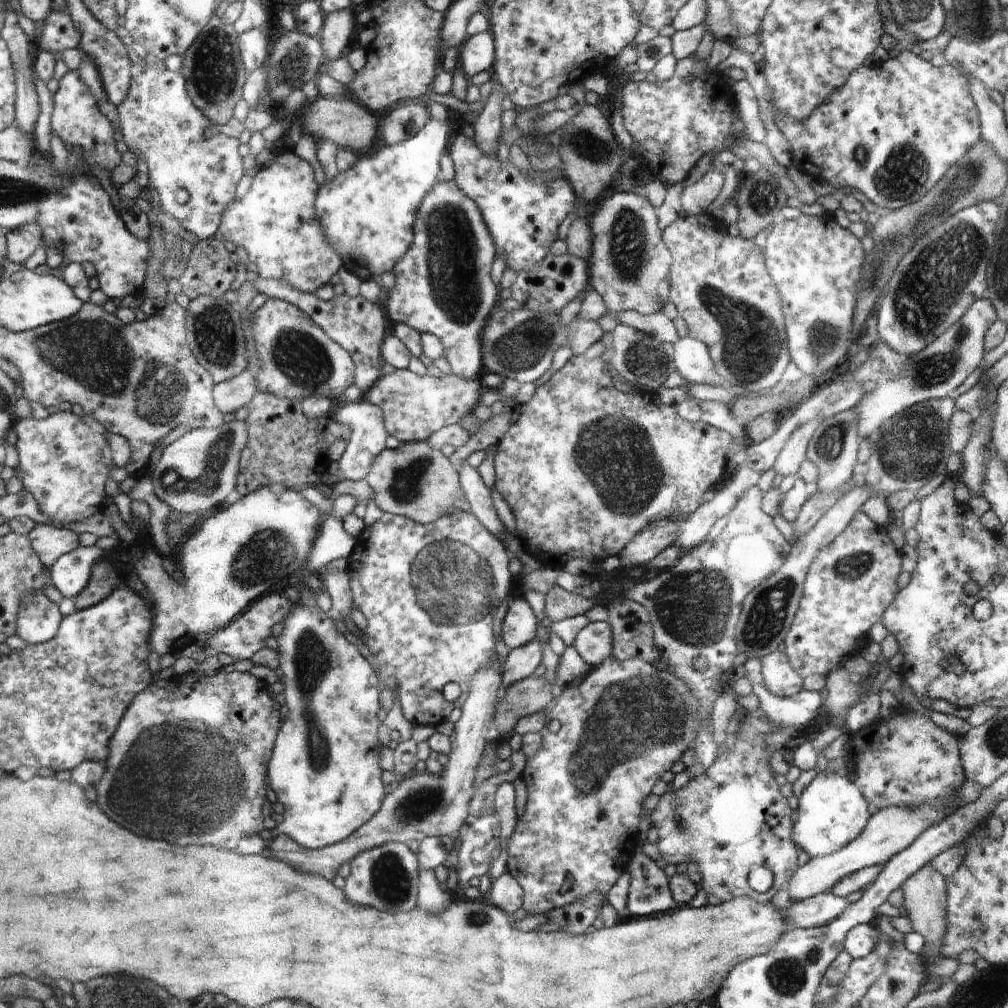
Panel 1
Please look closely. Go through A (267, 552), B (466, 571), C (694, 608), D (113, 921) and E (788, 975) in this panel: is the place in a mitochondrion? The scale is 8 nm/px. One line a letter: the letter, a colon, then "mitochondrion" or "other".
A: mitochondrion
B: mitochondrion
C: mitochondrion
D: other
E: mitochondrion

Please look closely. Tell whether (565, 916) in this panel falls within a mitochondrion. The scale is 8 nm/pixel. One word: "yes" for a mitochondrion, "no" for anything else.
no

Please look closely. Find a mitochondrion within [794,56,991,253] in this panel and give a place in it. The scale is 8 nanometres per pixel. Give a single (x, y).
(899, 176)

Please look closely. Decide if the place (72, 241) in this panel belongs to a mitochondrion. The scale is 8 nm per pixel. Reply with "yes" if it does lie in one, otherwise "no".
no

